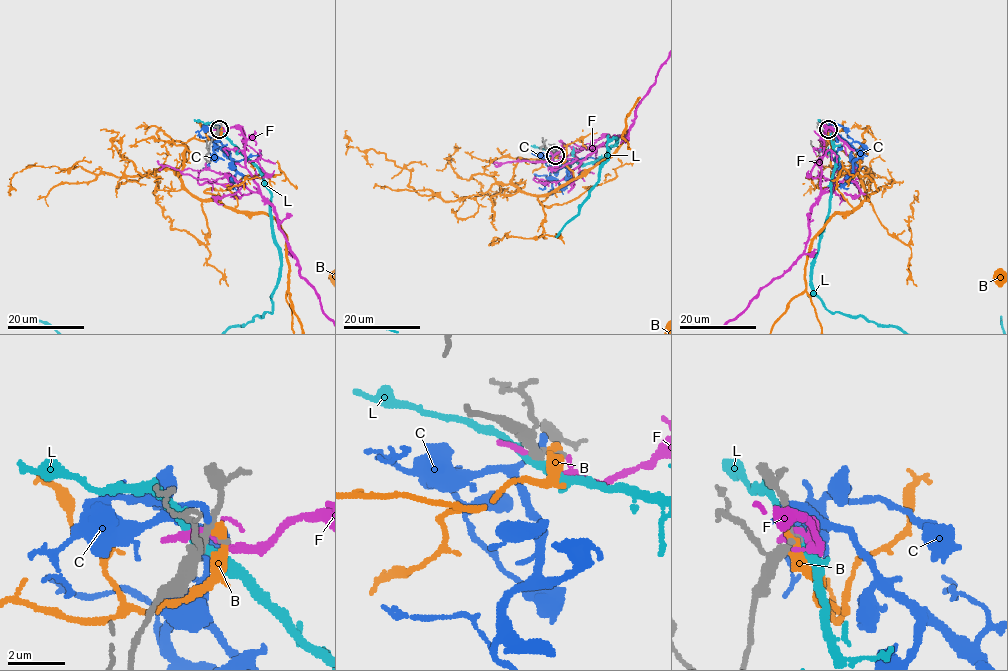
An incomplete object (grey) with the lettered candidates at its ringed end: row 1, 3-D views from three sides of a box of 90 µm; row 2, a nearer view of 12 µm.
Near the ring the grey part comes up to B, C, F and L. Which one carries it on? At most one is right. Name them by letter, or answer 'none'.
none

